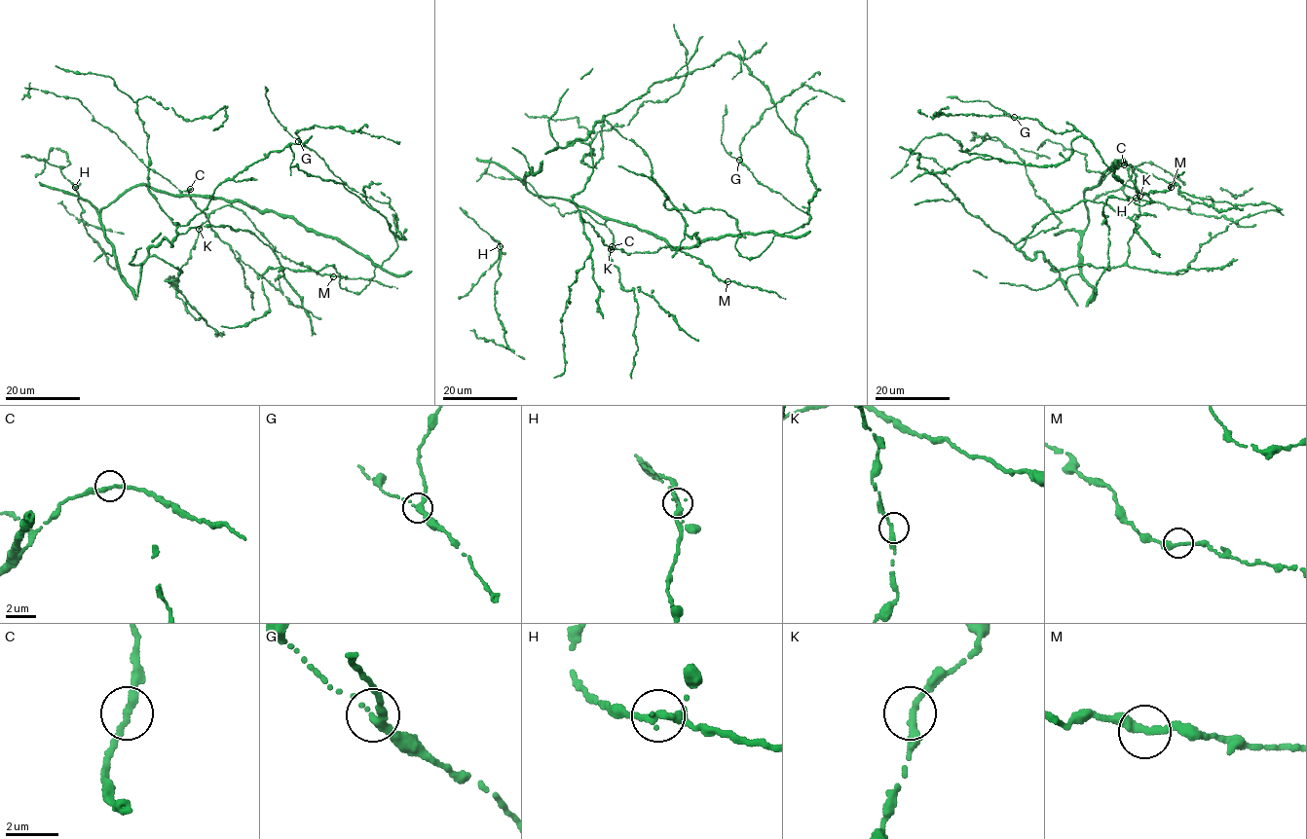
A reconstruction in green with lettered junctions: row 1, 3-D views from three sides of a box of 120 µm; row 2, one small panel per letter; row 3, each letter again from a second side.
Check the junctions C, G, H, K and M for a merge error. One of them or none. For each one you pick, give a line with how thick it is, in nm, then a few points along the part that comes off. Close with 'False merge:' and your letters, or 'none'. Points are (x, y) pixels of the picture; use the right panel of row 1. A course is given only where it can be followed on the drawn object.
False merge: none

